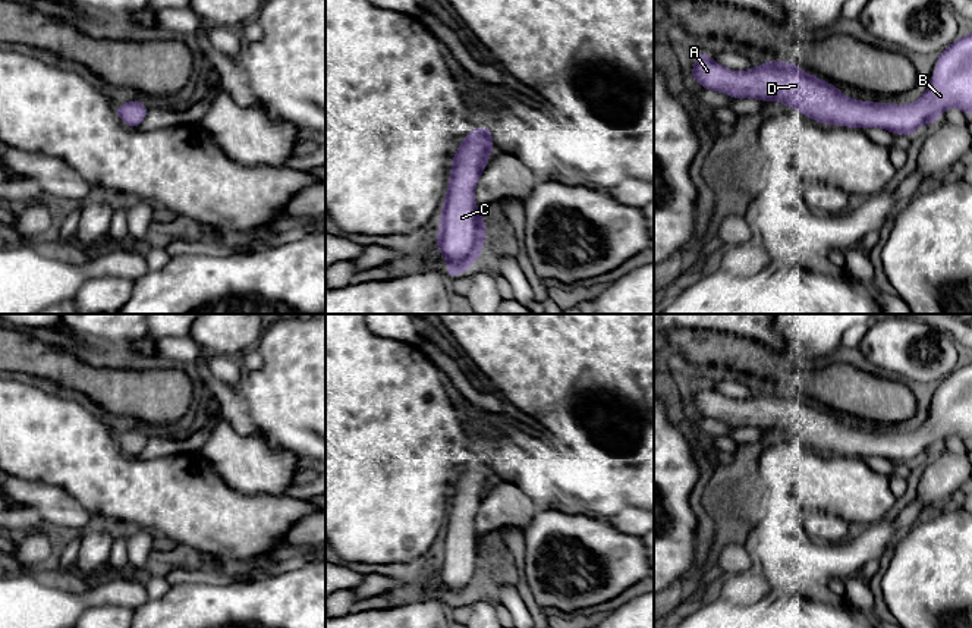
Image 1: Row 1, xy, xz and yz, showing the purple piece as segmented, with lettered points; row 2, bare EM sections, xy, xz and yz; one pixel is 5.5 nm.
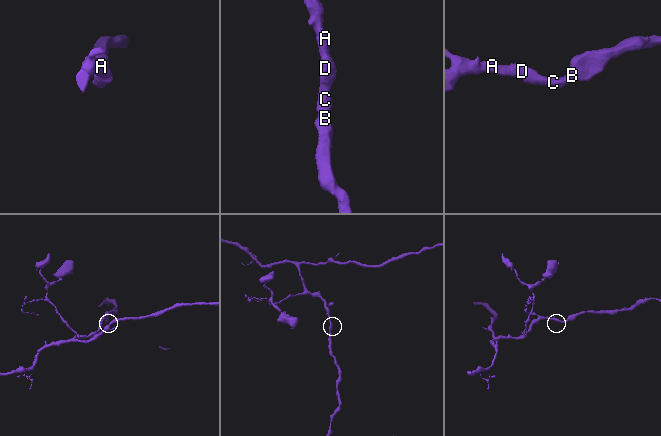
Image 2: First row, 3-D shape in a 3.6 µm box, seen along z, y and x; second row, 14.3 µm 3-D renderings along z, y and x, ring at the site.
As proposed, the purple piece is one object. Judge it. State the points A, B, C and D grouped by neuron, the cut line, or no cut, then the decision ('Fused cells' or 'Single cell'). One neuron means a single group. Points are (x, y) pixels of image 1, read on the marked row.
Groups: A B C D. No split. Single cell

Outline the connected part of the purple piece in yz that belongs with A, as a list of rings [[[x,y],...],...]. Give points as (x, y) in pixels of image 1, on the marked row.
[[[972,32],[957,38],[935,60],[937,69],[927,92],[910,104],[849,98],[837,87],[790,62],[767,60],[743,72],[730,70],[702,50],[692,67],[692,78],[705,90],[734,98],[781,101],[824,125],[884,128],[894,135],[913,135],[916,128],[932,125],[949,107],[959,107],[972,116]]]

